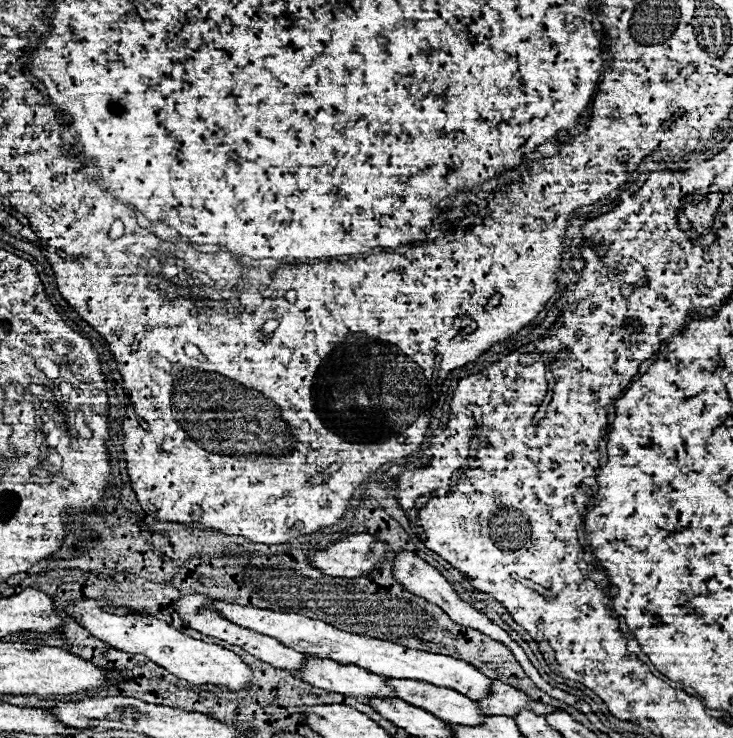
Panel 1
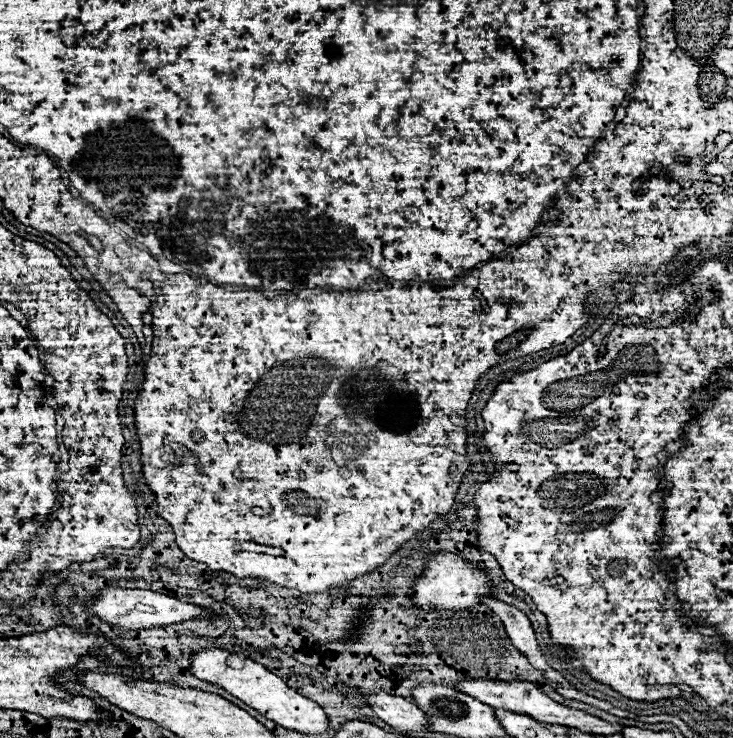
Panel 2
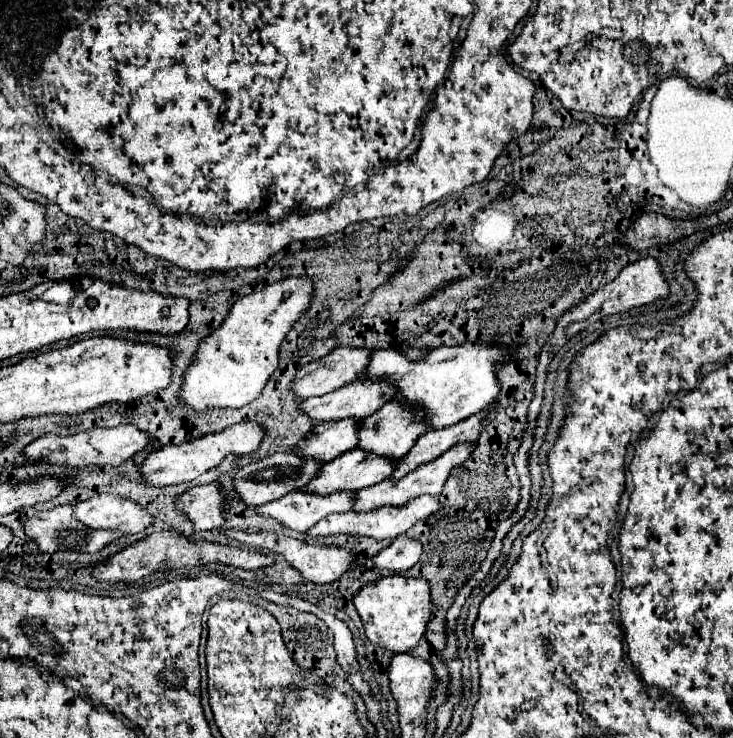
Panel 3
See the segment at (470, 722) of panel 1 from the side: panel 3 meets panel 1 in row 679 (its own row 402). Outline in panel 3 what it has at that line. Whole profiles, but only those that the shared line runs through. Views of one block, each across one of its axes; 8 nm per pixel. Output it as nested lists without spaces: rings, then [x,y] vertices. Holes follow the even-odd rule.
[[[388,402],[372,416],[364,418],[364,424],[360,424],[358,448],[364,448],[366,452],[376,452],[376,456],[392,456],[394,460],[398,460],[398,456],[408,454],[408,450],[414,446],[418,436],[426,432],[422,420],[424,420],[424,412],[420,412],[418,408],[402,402]]]

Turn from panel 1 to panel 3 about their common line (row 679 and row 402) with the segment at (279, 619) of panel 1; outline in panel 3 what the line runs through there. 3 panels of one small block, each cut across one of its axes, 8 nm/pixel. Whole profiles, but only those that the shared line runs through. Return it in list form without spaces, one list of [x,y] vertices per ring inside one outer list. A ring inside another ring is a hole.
[[[480,342],[432,348],[432,352],[428,352],[428,356],[424,356],[424,360],[414,360],[414,362],[410,362],[402,352],[396,352],[396,350],[372,350],[372,360],[368,360],[368,372],[364,372],[364,376],[358,376],[358,378],[360,380],[378,380],[378,376],[388,376],[392,380],[392,384],[396,386],[396,394],[392,396],[392,400],[418,404],[418,408],[424,408],[424,412],[428,412],[432,416],[432,428],[440,430],[440,428],[458,424],[460,420],[484,410],[496,398],[496,394],[500,392],[500,382],[494,376],[494,368],[504,358],[508,358],[508,356],[500,348],[490,346],[490,344],[480,344]]]

